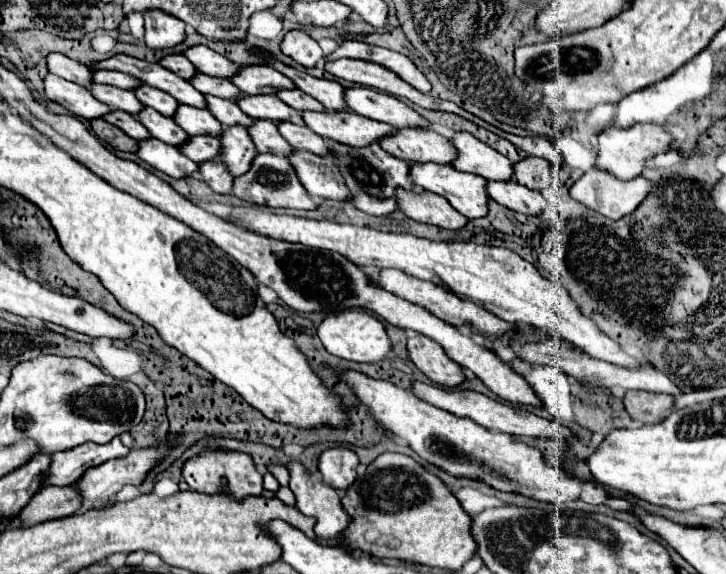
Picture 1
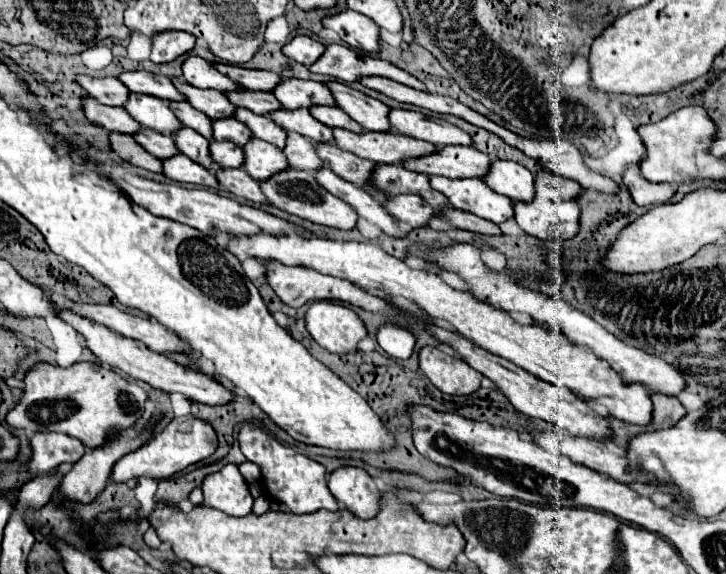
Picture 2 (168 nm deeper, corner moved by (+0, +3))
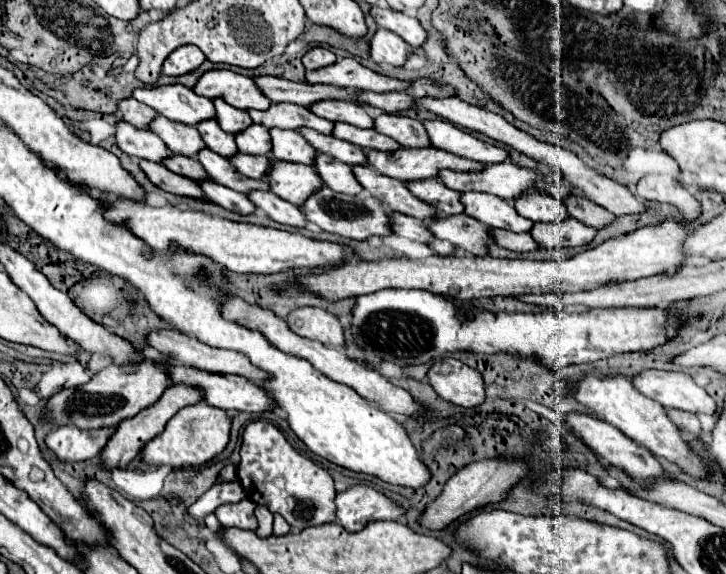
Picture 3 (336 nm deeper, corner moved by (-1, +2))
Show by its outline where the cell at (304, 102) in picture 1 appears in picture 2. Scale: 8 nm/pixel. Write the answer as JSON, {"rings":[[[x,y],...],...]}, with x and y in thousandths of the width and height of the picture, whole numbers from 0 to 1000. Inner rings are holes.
{"rings":[[[427,185],[424,192],[427,192],[427,199],[435,209],[441,209],[449,220],[457,220],[457,223],[479,223],[485,230],[499,230],[496,216],[490,216],[477,195],[471,195],[463,185]]]}

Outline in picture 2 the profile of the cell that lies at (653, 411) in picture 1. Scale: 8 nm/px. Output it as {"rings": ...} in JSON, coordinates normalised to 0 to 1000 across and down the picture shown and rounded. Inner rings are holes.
{"rings":[[[895,683],[895,697],[901,704],[901,718],[898,718],[901,746],[926,746],[926,739],[931,739],[945,721],[942,707],[934,700],[931,690]]]}

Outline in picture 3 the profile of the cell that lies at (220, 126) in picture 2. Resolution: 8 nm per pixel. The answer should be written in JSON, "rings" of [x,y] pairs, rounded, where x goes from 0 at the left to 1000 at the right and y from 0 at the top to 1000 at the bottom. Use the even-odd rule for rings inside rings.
{"rings":[[[346,218],[343,225],[337,225],[337,232],[329,232],[324,246],[332,267],[340,267],[340,270],[373,267],[373,232],[360,218]]]}

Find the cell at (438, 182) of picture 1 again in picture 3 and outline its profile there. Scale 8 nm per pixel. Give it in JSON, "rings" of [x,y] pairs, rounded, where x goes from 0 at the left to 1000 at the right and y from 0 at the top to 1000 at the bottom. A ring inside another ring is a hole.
{"rings":[[[635,336],[635,354],[640,357],[640,371],[674,395],[685,395],[685,399],[698,399],[698,402],[709,402],[709,406],[726,406],[734,395],[734,385],[718,378],[707,357],[701,357],[698,350],[690,350],[687,343],[679,340],[668,340],[668,336]]]}

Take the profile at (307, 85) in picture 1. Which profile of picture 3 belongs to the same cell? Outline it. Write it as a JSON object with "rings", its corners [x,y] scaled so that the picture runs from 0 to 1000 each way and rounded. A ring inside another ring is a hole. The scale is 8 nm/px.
{"rings":[[[522,200],[517,207],[517,225],[555,256],[591,256],[594,242],[585,232],[585,221],[580,211],[566,207],[566,204],[552,204],[552,200]]]}

